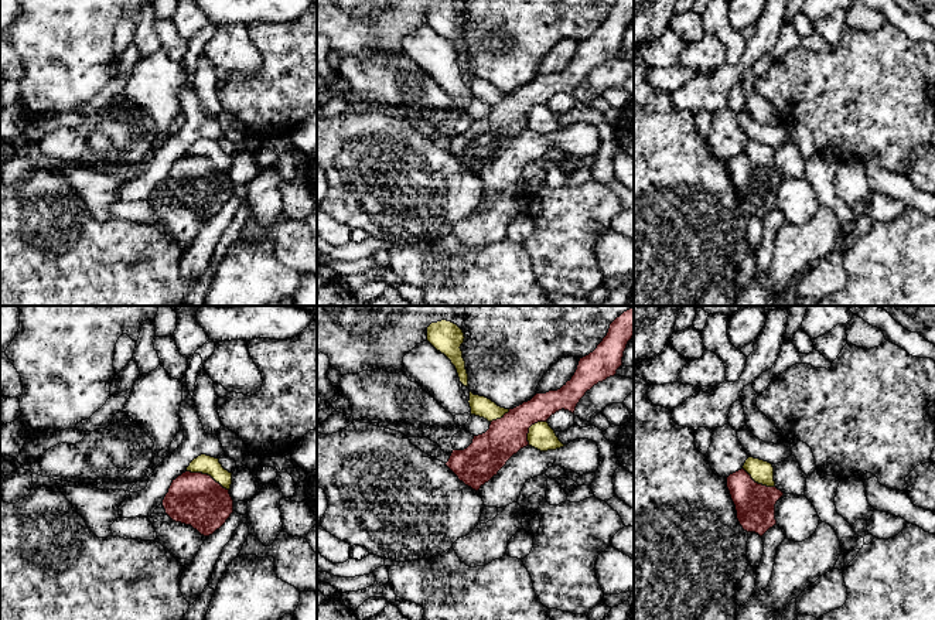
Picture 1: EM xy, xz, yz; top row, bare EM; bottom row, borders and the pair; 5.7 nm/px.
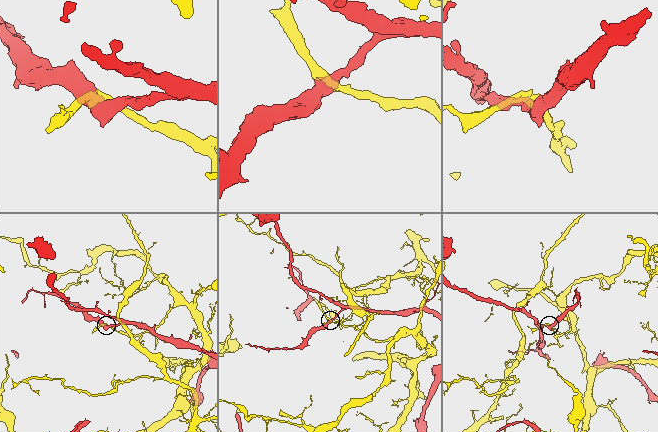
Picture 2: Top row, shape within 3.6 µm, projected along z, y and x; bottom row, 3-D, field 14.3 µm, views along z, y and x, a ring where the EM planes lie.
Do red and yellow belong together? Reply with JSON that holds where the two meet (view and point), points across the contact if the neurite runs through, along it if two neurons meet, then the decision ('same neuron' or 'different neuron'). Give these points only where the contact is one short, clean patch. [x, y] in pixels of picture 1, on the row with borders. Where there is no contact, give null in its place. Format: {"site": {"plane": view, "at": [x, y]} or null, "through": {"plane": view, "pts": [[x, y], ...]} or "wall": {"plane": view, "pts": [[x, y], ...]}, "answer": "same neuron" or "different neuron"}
{"site": {"plane": "xy", "at": [207, 474]}, "wall": {"plane": "xy", "pts": [[187, 470], [207, 473], [228, 490]]}, "answer": "different neuron"}

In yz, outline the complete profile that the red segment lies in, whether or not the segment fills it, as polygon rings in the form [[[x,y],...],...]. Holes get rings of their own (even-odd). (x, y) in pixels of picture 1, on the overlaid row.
[[[744,469],[727,477],[727,488],[744,531],[762,536],[777,525],[775,504],[784,495],[781,490],[755,483]]]

